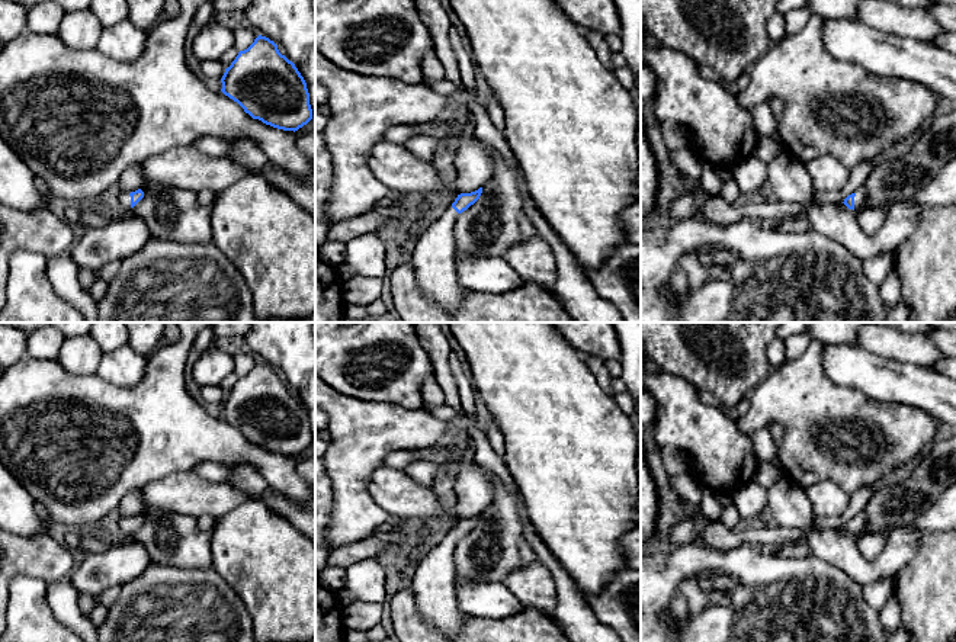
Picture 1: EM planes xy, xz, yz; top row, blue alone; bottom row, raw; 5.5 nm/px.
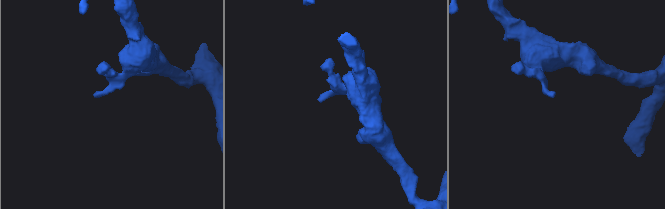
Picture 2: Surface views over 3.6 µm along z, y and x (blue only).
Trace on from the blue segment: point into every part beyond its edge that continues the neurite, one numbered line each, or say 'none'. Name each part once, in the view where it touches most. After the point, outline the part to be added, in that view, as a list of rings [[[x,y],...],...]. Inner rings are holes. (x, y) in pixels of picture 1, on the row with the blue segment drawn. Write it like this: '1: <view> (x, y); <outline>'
1: yz (860, 198); [[[862,186],[854,196],[854,211],[857,212],[867,200],[866,187]]]

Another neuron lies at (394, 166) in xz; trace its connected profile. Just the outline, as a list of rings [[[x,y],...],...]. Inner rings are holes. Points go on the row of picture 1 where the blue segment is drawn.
[[[378,142],[368,164],[382,184],[400,195],[426,195],[442,189],[433,161],[421,161],[401,144]]]

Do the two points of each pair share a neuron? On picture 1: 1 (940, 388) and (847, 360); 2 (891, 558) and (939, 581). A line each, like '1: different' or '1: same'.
1: same
2: different

